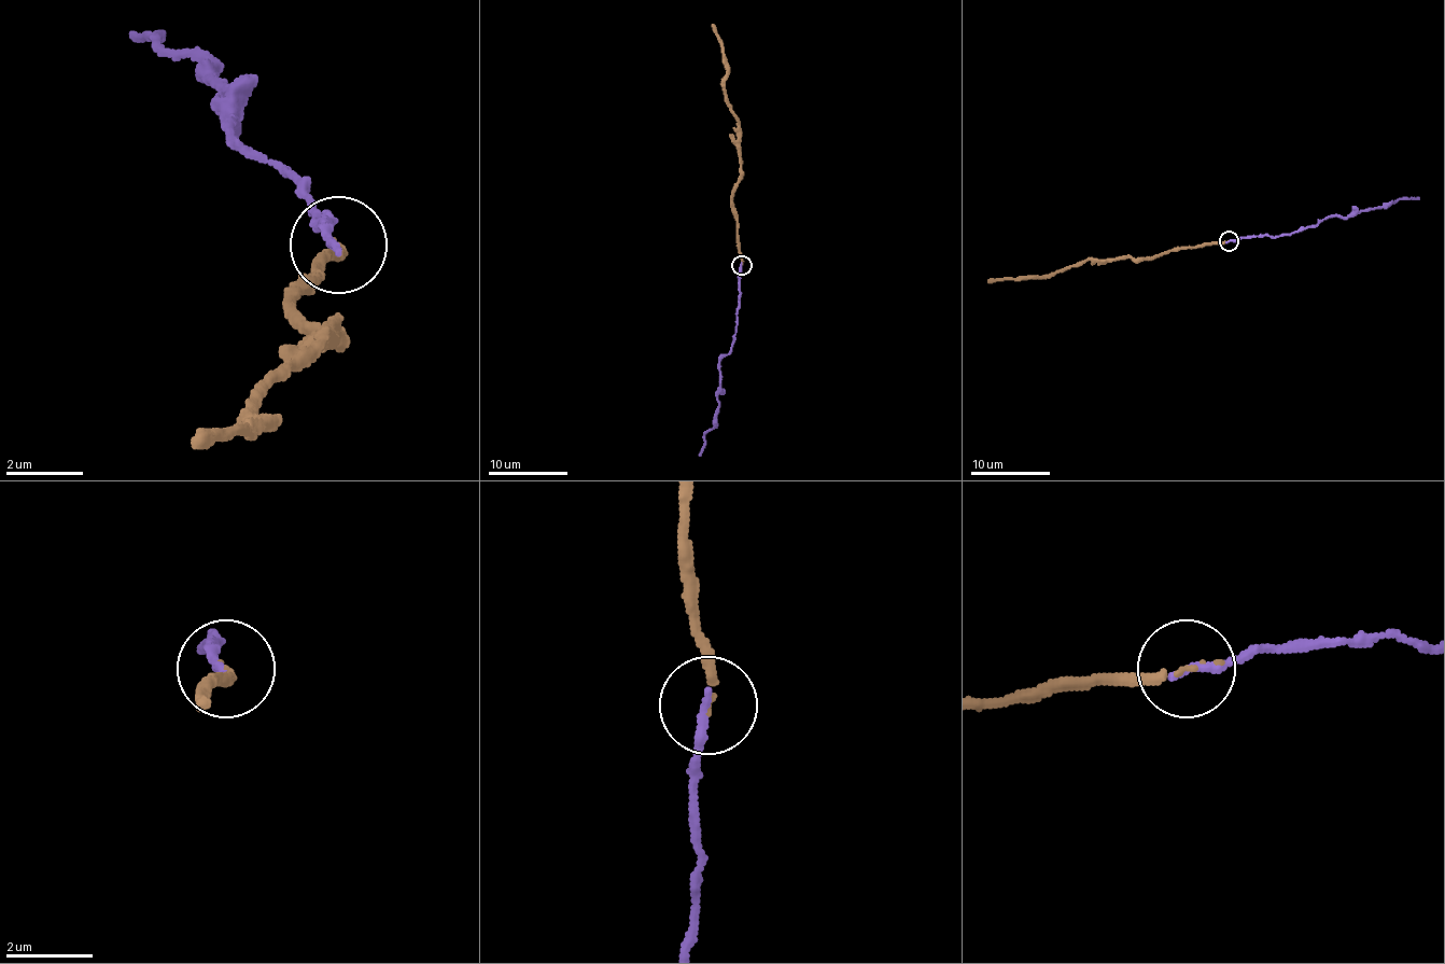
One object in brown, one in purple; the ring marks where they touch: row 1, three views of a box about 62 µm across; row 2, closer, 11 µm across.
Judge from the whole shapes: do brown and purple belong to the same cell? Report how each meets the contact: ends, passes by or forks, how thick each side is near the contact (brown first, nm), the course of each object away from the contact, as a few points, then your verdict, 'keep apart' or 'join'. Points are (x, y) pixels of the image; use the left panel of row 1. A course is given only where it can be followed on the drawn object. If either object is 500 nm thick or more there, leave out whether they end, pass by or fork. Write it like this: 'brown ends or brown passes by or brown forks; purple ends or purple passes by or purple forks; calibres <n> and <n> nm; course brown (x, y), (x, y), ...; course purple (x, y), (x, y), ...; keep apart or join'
brown ends; purple ends; calibres 170 and 240 nm; course brown (336, 242), (297, 310), (336, 330), (268, 388), (258, 417), (268, 427), (239, 427), (191, 446); course purple (336, 242), (288, 175), (229, 126), (229, 87), (162, 39), (132, 29); keep apart

